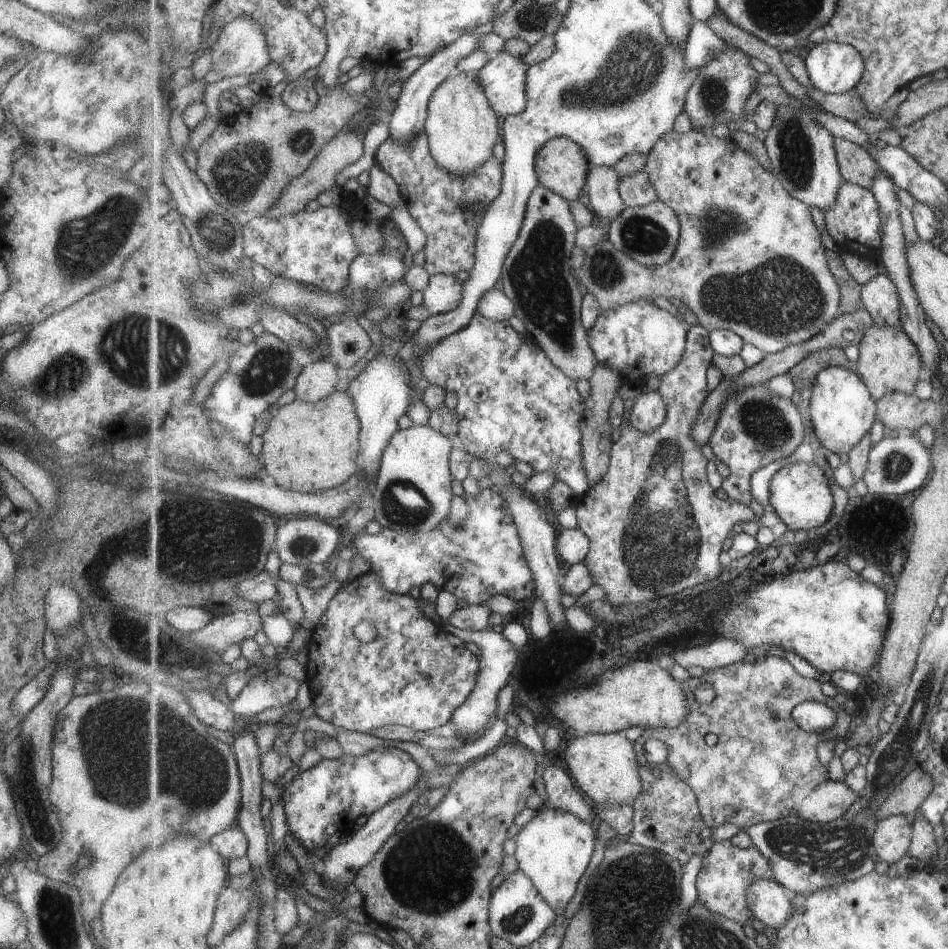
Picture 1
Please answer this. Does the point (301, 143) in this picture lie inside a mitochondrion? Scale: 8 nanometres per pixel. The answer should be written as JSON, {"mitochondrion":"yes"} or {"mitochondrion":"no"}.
{"mitochondrion":"yes"}

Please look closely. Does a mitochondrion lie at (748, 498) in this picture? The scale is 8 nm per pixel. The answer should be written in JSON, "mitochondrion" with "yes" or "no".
{"mitochondrion":"no"}

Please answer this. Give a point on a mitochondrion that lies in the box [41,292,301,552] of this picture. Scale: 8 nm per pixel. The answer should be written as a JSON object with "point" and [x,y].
{"point":[264,372]}

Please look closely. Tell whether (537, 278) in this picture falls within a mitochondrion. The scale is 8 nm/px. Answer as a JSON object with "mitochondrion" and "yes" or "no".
{"mitochondrion":"yes"}

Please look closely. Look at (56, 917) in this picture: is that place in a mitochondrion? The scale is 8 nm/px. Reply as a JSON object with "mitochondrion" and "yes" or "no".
{"mitochondrion":"yes"}

